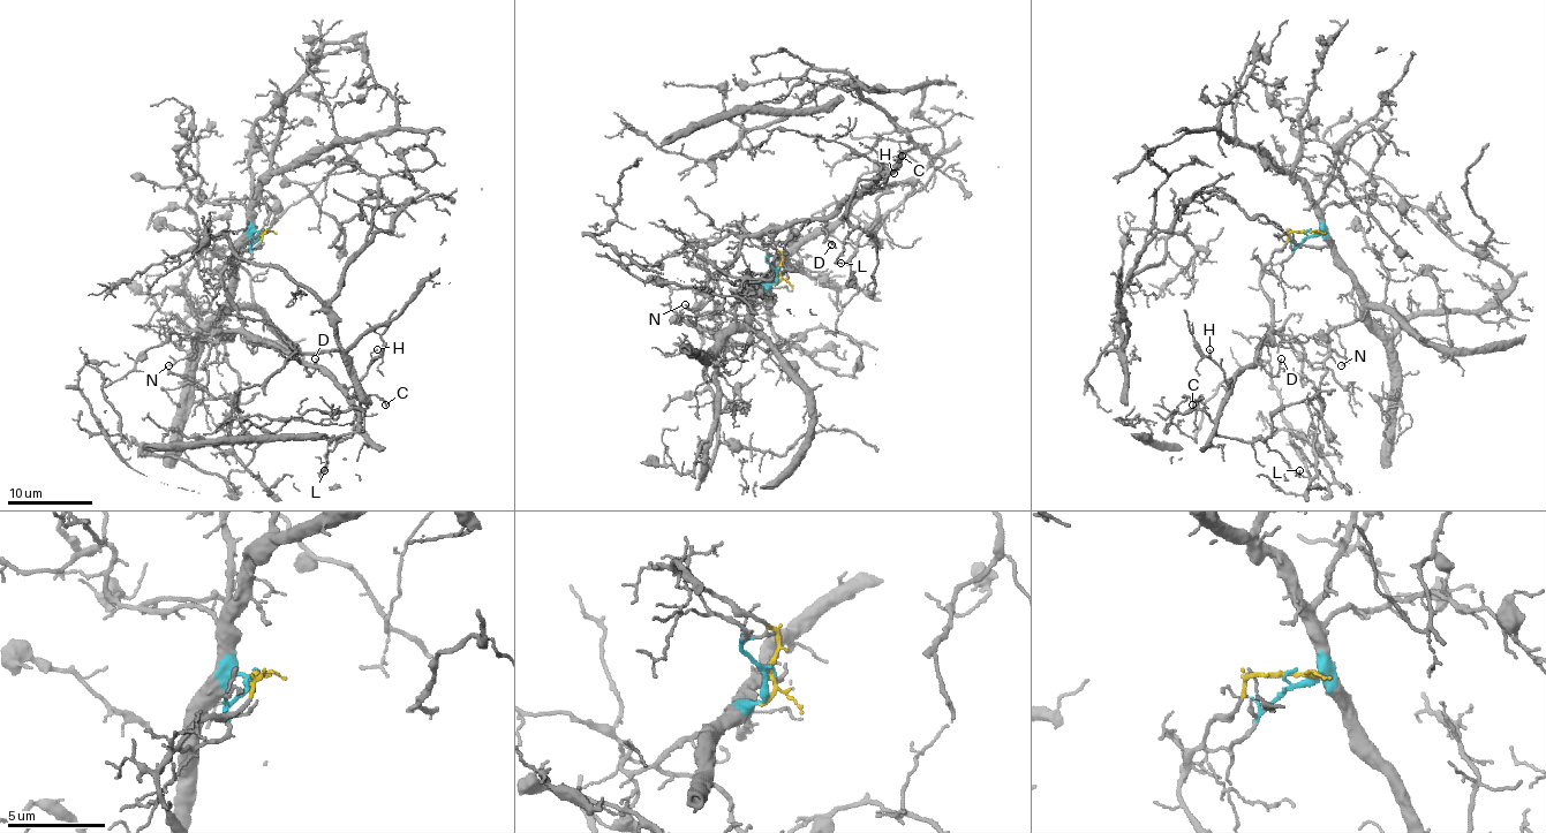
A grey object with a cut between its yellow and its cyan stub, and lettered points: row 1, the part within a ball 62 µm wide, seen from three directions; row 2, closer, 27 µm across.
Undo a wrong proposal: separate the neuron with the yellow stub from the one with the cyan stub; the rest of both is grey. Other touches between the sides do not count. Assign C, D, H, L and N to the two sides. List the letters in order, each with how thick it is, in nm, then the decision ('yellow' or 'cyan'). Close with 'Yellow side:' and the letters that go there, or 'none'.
C: 140 nm thick; yellow
D: 120 nm thick; yellow
H: 100 nm thick; yellow
L: 180 nm thick; yellow
N: 120 nm thick; yellow
Yellow side: C, D, H, L, N

